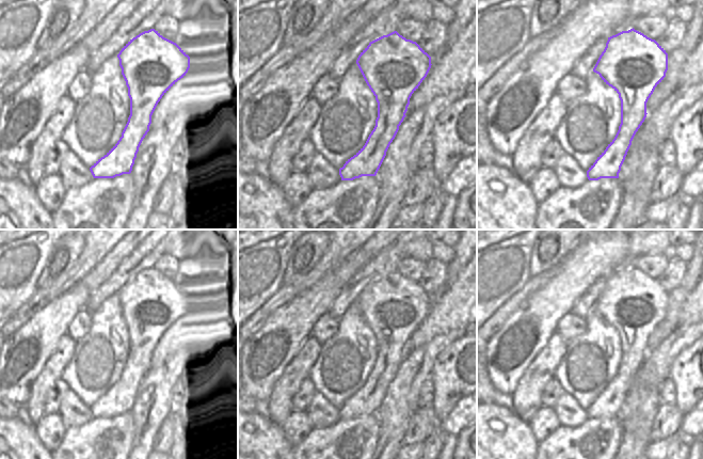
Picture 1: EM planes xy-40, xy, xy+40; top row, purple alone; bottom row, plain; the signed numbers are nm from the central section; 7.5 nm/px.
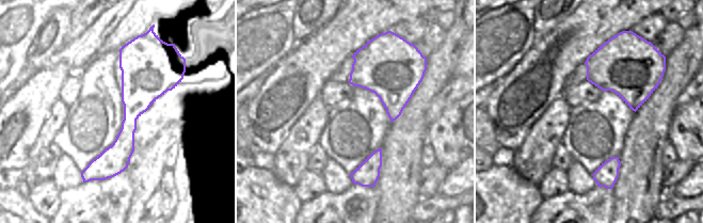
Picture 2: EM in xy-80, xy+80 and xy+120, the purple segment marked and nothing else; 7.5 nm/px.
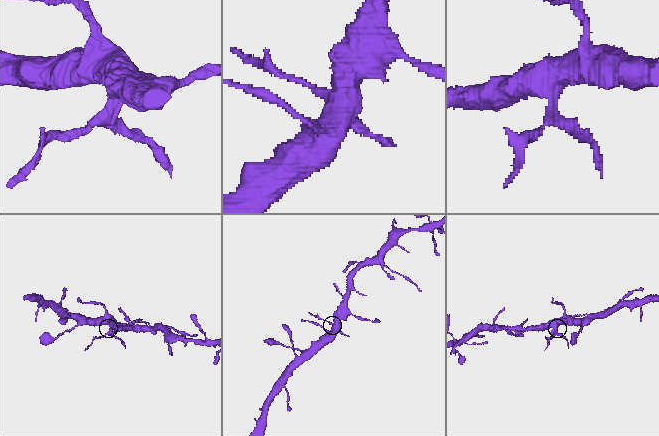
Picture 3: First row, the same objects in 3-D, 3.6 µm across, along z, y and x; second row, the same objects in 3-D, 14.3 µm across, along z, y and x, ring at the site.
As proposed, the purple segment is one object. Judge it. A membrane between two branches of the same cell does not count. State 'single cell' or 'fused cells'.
single cell

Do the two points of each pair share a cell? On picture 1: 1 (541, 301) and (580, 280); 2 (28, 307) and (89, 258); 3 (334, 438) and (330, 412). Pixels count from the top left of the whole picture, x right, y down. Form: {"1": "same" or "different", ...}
{"1": "same", "2": "same", "3": "different"}

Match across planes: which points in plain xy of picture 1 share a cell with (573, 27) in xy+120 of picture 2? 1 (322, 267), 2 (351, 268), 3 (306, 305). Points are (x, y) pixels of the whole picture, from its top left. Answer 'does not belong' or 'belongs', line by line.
1: does not belong
2: belongs
3: belongs

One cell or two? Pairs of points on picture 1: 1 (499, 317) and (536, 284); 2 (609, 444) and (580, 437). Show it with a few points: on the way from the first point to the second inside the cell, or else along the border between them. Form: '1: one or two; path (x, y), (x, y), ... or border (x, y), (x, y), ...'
1: one; path (508, 309), (527, 290)
2: one; path (610, 433), (609, 429), (600, 426), (591, 433)

